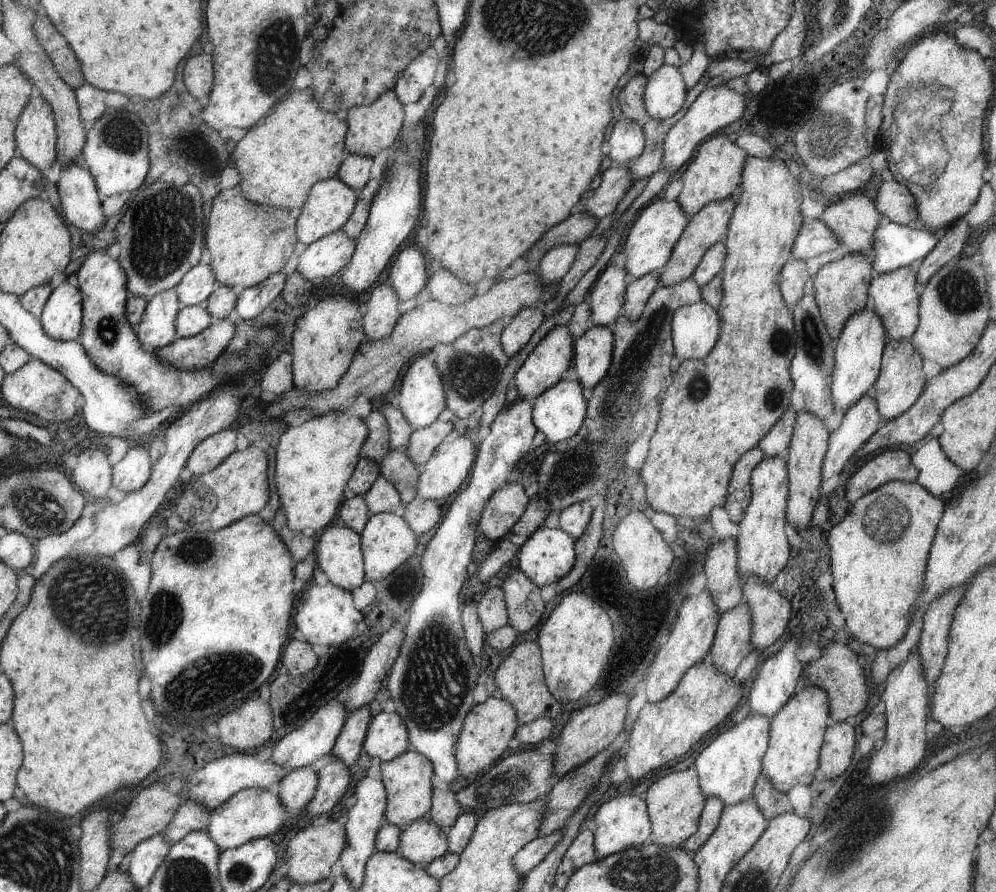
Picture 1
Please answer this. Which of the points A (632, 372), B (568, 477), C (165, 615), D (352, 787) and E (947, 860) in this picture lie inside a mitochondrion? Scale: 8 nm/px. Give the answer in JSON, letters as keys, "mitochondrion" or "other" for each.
{"A":"mitochondrion","B":"mitochondrion","C":"mitochondrion","D":"other","E":"other"}

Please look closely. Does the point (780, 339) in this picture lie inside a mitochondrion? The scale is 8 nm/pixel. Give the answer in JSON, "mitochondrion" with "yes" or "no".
{"mitochondrion":"yes"}

